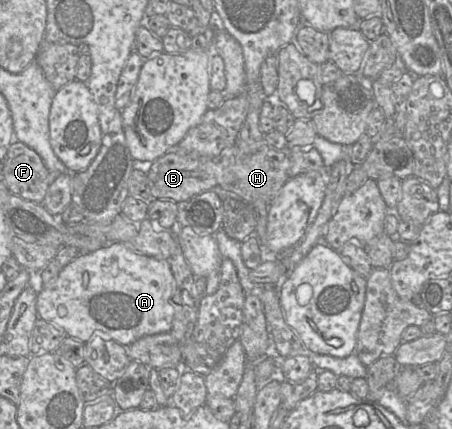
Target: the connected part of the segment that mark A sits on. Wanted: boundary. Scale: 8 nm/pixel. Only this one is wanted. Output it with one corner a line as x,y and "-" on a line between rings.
114,242
95,251
80,252
63,266
57,278
38,292
36,309
39,318
60,327
69,337
86,343
98,335
128,346
143,336
171,330
174,316
171,298
175,289
176,281
168,260
146,256
124,243

